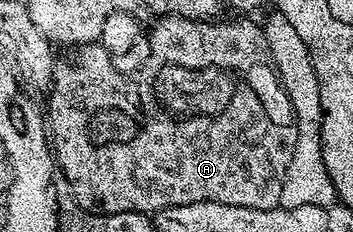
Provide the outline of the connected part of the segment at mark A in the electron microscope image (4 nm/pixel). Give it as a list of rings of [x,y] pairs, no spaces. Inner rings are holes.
[[[160,17],[155,20],[156,24],[152,27],[152,33],[147,36],[149,41],[149,56],[141,65],[140,70],[135,74],[124,74],[112,69],[111,66],[105,67],[64,67],[62,66],[55,72],[55,78],[51,83],[51,88],[47,93],[46,100],[46,123],[50,128],[50,143],[54,148],[54,159],[58,164],[58,171],[64,174],[64,179],[68,182],[71,198],[75,199],[78,206],[83,211],[94,211],[102,215],[113,215],[114,213],[122,213],[123,211],[143,211],[145,213],[155,213],[163,209],[163,207],[177,207],[178,205],[190,205],[198,201],[214,201],[222,205],[242,205],[246,209],[274,209],[280,206],[280,198],[282,197],[282,181],[286,177],[286,169],[290,165],[290,157],[294,153],[294,145],[296,144],[296,115],[292,112],[292,106],[288,100],[288,95],[284,91],[284,86],[280,83],[280,78],[276,75],[276,68],[272,66],[272,59],[268,56],[268,46],[266,45],[266,37],[264,36],[264,28],[259,22],[251,23],[248,17],[232,17],[236,19],[228,19],[225,23],[221,21],[205,21],[203,19],[183,19],[182,17]],[[139,99],[152,99],[152,103],[156,107],[132,107]]]

